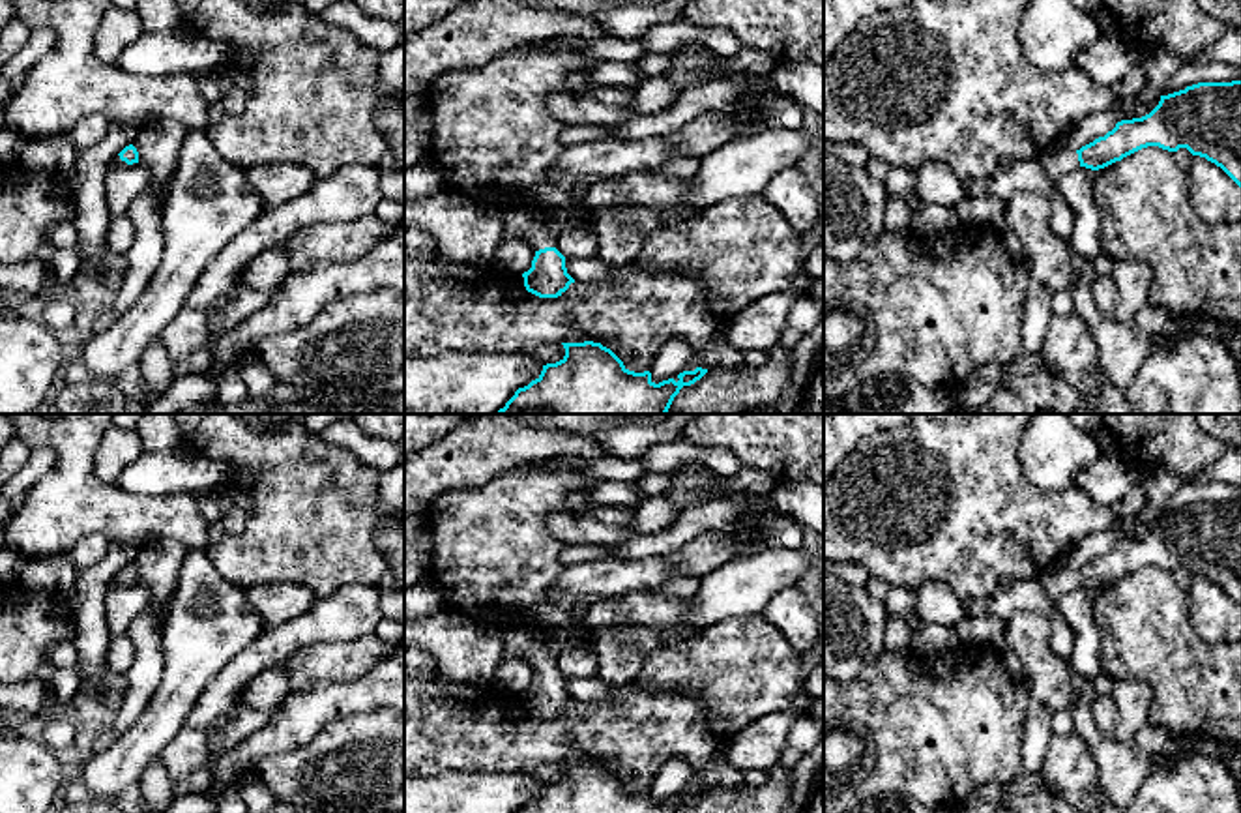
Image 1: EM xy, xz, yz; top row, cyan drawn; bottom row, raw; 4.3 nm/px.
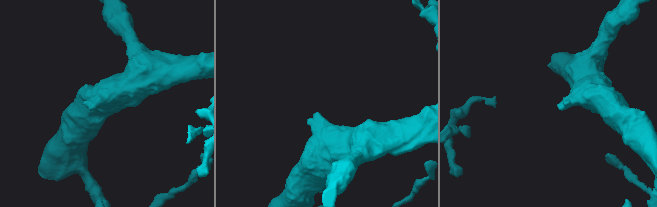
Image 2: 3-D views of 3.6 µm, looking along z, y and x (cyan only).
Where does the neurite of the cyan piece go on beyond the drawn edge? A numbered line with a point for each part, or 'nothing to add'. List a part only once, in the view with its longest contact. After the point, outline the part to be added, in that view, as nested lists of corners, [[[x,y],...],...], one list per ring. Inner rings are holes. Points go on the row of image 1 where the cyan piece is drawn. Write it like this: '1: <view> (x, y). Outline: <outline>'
1: xz (547, 225). Outline: [[[580,176],[567,208],[535,210],[533,223],[522,236],[522,242],[530,244],[535,251],[554,247],[565,225],[577,217],[575,210],[582,204],[595,180],[599,180],[599,176]]]

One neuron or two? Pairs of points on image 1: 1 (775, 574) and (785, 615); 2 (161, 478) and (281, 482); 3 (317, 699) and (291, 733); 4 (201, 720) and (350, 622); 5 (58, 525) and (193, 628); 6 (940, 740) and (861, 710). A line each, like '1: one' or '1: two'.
1: two
2: two
3: one
4: one
5: two
6: one

